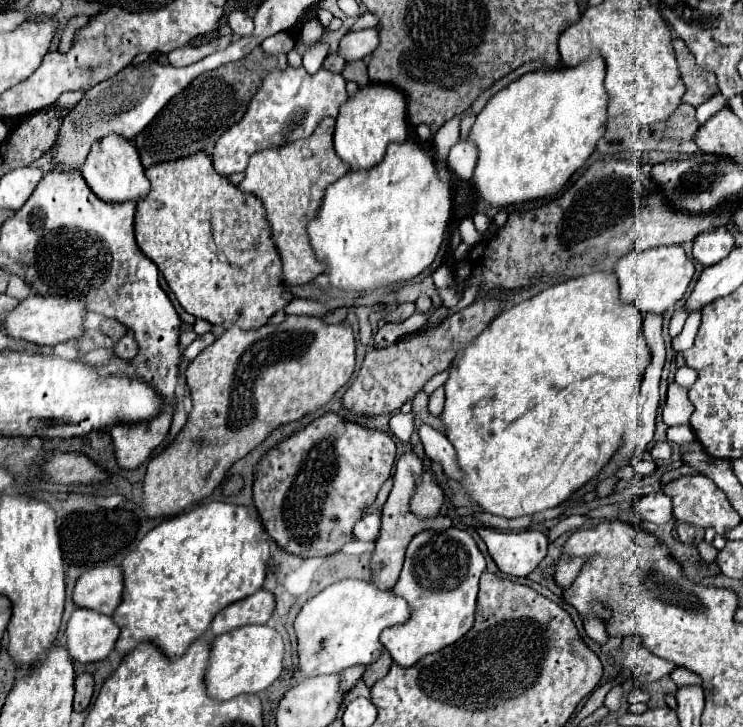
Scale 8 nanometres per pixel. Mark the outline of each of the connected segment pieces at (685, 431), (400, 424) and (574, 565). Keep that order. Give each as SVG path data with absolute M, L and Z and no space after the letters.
M689 424L681 425L681 427L669 427L667 429L667 441L675 443L675 445L681 446L695 440L695 434Z
M395 413L389 421L391 431L395 433L395 437L399 437L401 441L409 441L411 433L413 433L413 413Z
M569 559L569 561L561 561L555 573L555 583L559 587L569 587L569 581L573 581L573 577L579 573L583 561L581 559Z

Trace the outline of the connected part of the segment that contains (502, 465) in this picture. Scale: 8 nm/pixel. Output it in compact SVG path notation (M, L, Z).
M671 245L671 247L653 247L653 249L645 249L645 251L633 251L617 261L613 273L589 273L589 275L583 275L577 279L567 279L563 283L557 283L557 285L543 289L535 297L531 297L519 305L513 305L511 309L505 309L471 345L467 345L465 349L461 349L455 355L455 359L449 367L449 379L445 383L445 407L441 413L441 421L445 427L447 439L453 443L453 447L457 451L457 463L461 469L459 485L483 511L497 515L497 517L513 519L513 517L535 515L539 511L553 509L553 507L565 503L589 479L597 477L599 471L609 463L613 453L619 449L623 435L629 427L627 409L639 397L645 367L651 361L651 351L649 351L645 337L643 337L641 313L643 315L647 315L647 313L663 315L671 305L675 305L675 301L679 301L685 295L685 291L693 279L695 267L693 267L693 261L687 259L681 245Z

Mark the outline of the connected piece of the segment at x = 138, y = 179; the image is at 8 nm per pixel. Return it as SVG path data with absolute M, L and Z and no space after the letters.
M105 137L93 145L85 165L81 167L81 175L93 193L105 203L125 203L125 201L141 201L147 197L151 185L145 177L145 169L137 157L137 149L133 149L131 141L123 141L123 137Z

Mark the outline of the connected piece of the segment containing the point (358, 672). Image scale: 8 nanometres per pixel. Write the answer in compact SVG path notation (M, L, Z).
M353 667L353 669L345 669L345 671L341 671L341 677L343 677L343 681L345 681L345 685L349 685L349 689L353 689L355 687L355 683L357 683L357 679L363 675L363 671L365 671L365 667Z

